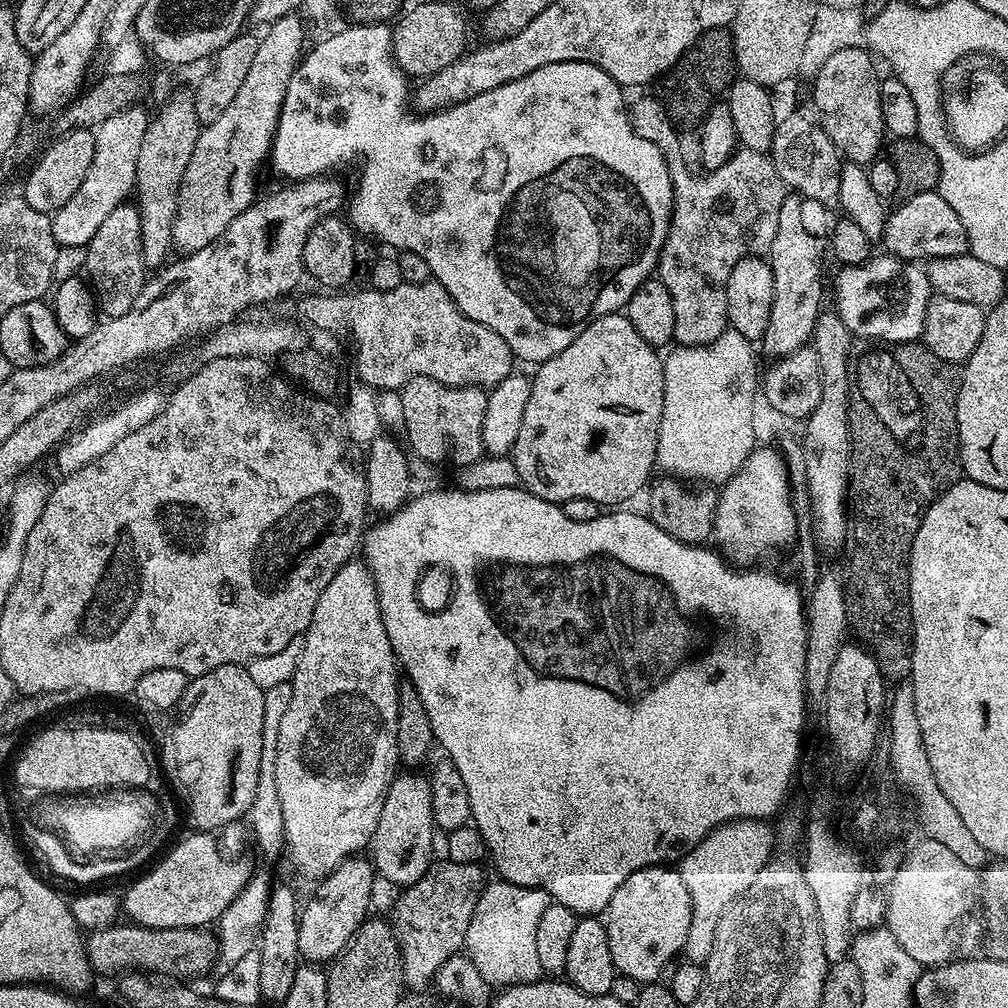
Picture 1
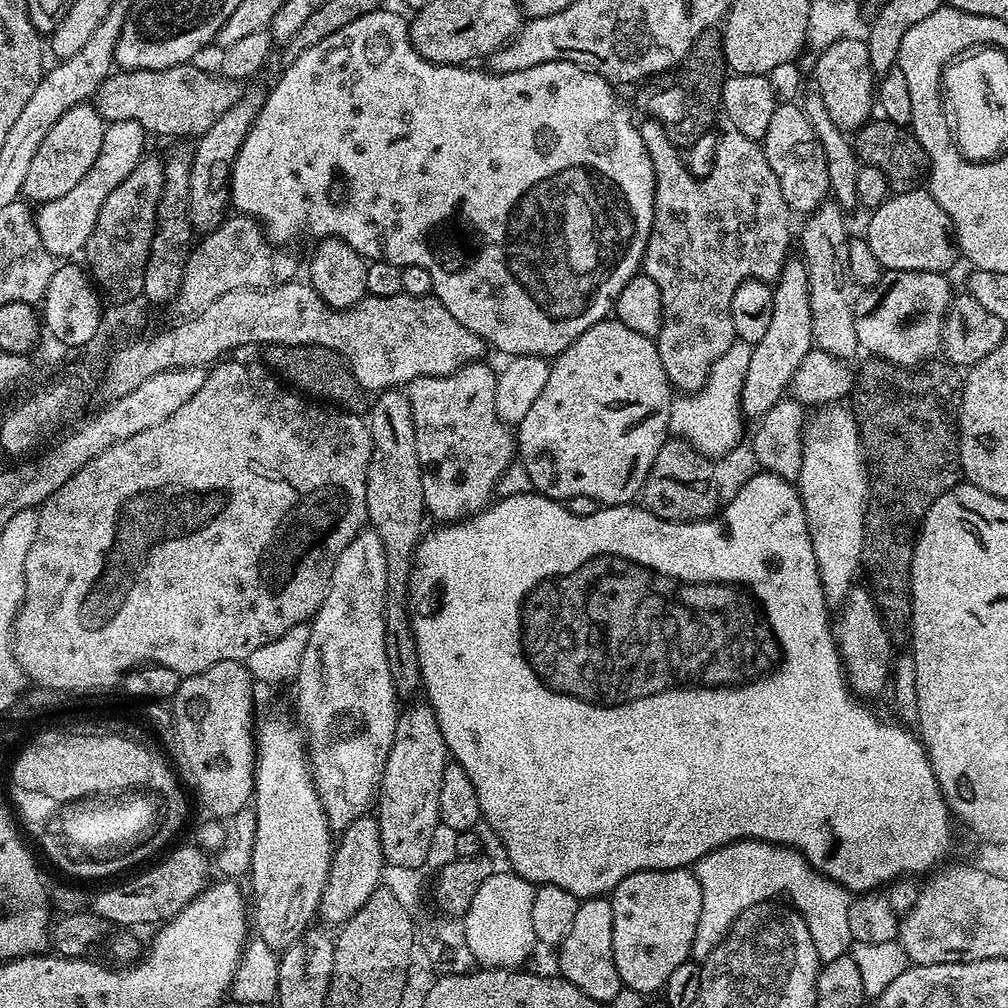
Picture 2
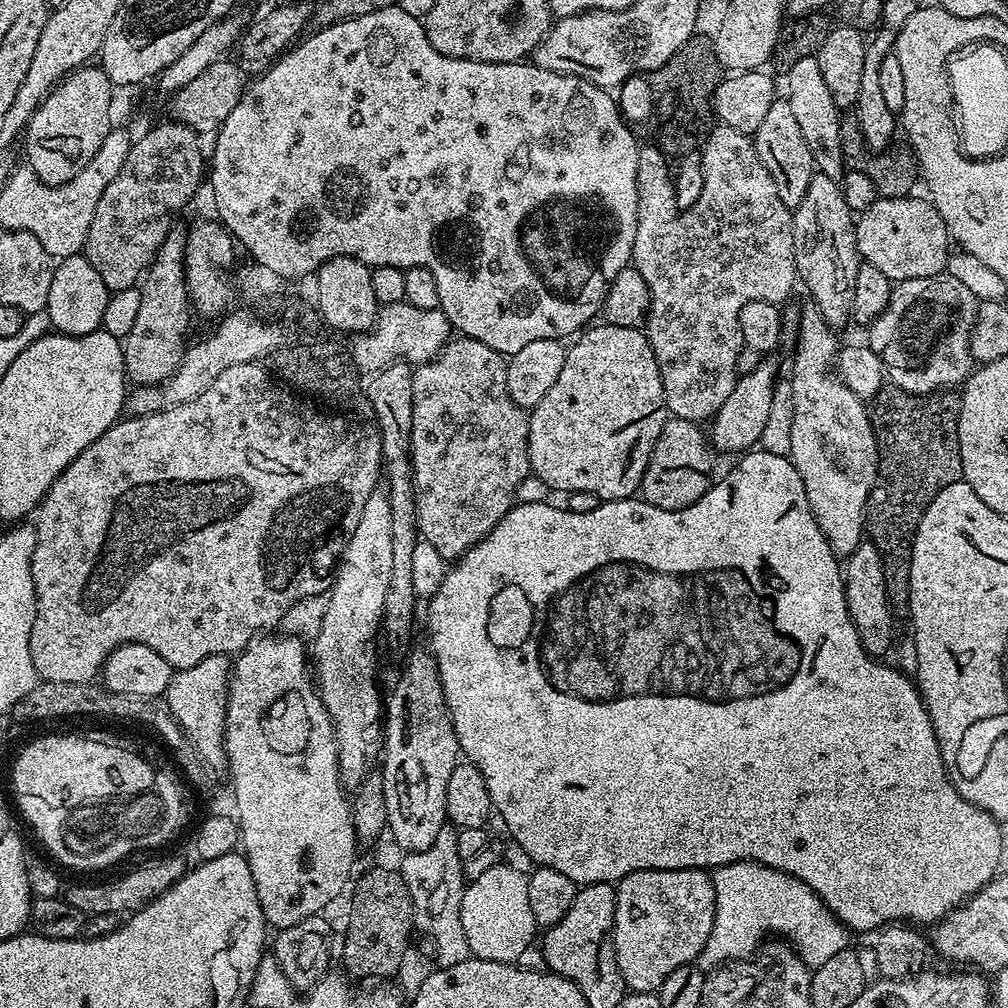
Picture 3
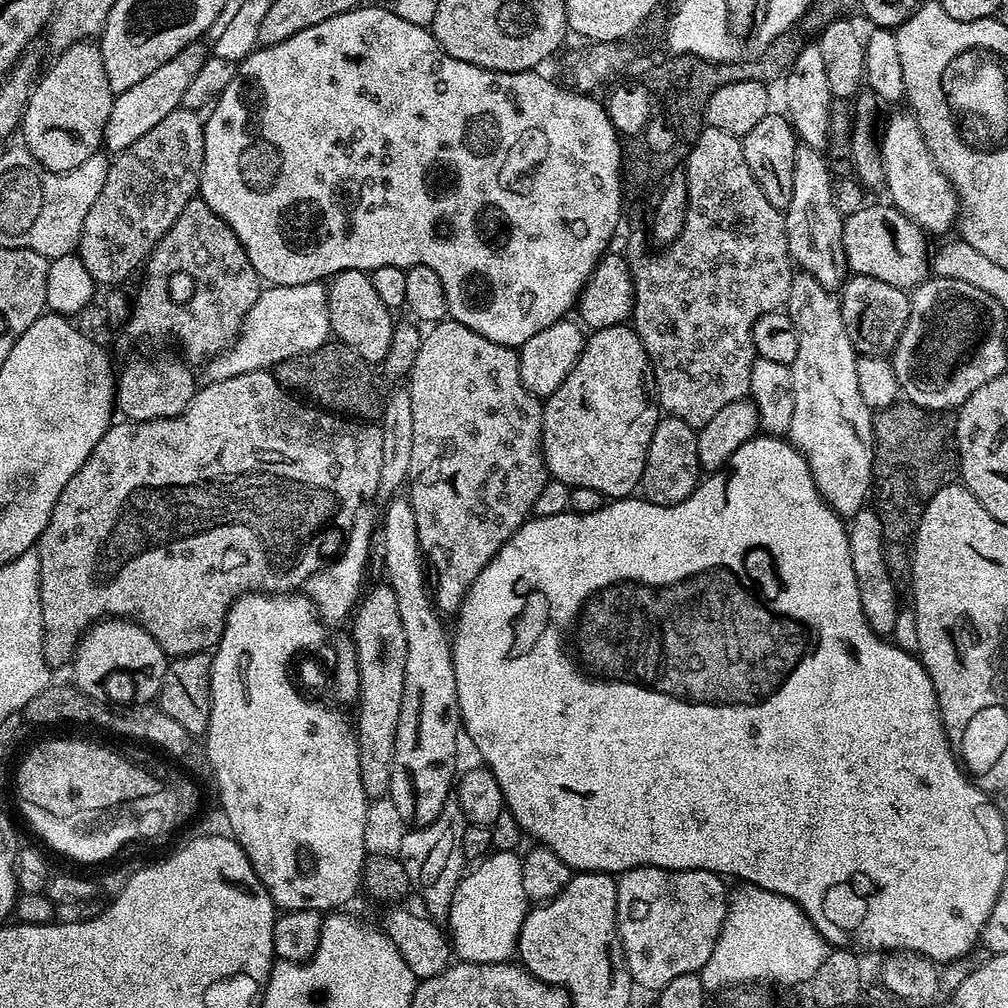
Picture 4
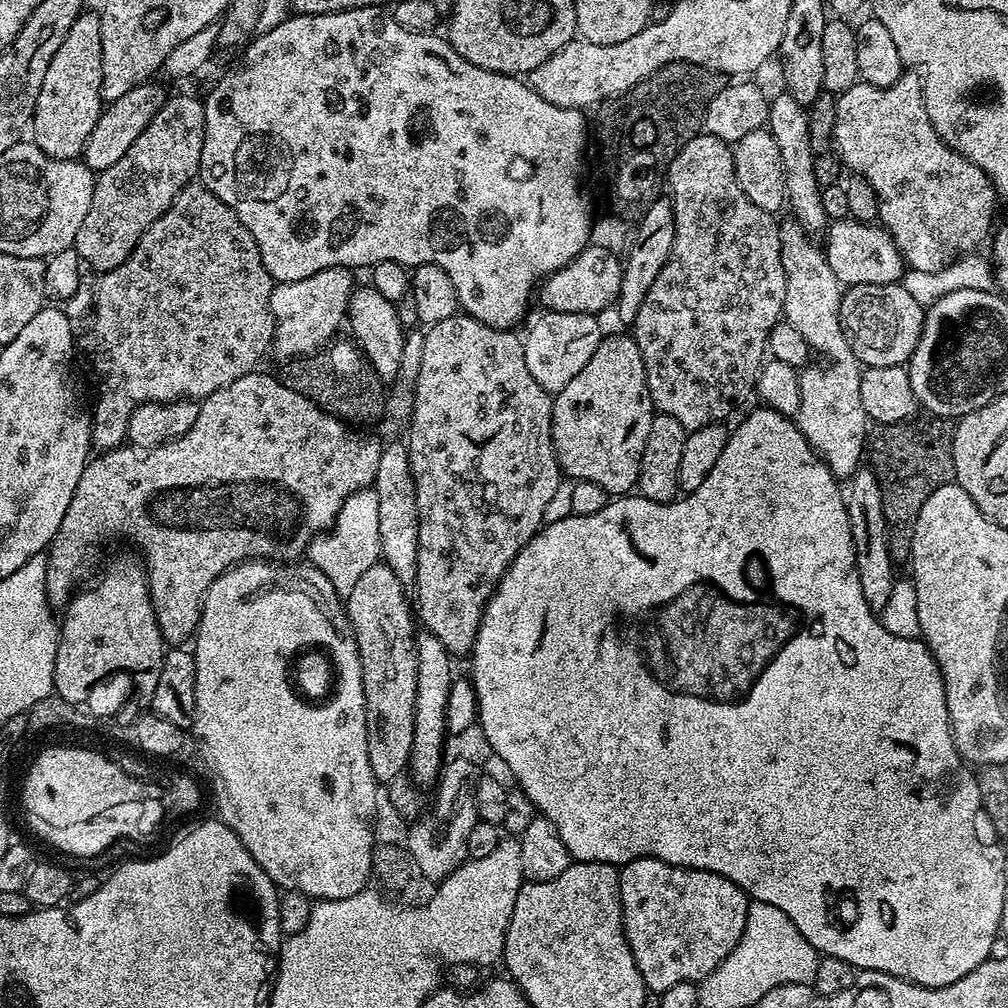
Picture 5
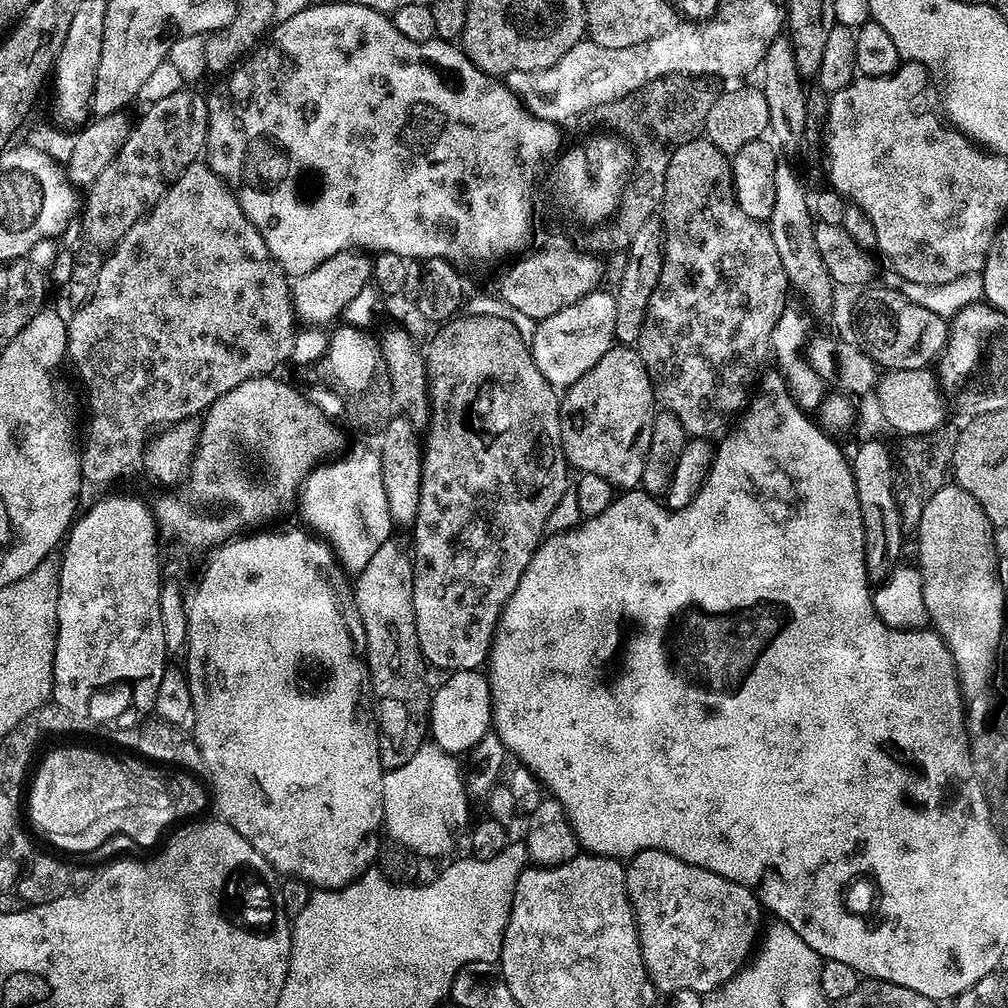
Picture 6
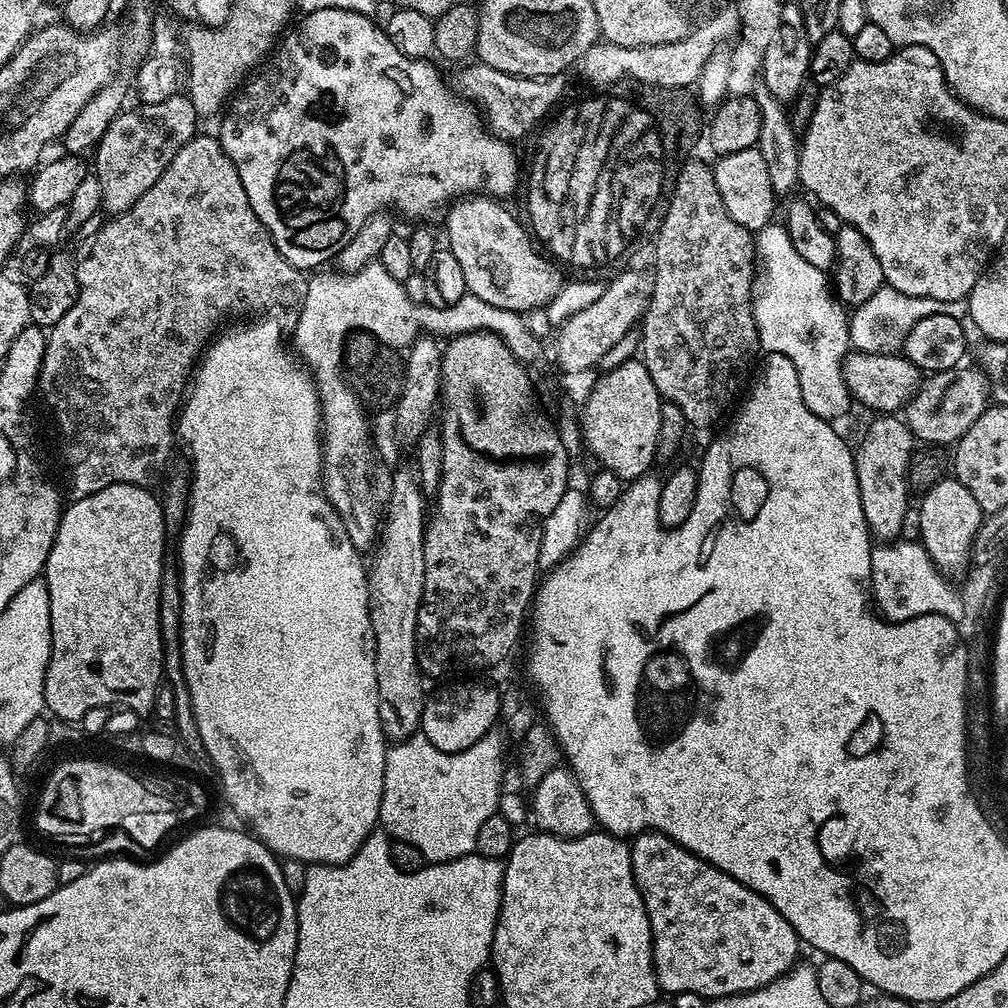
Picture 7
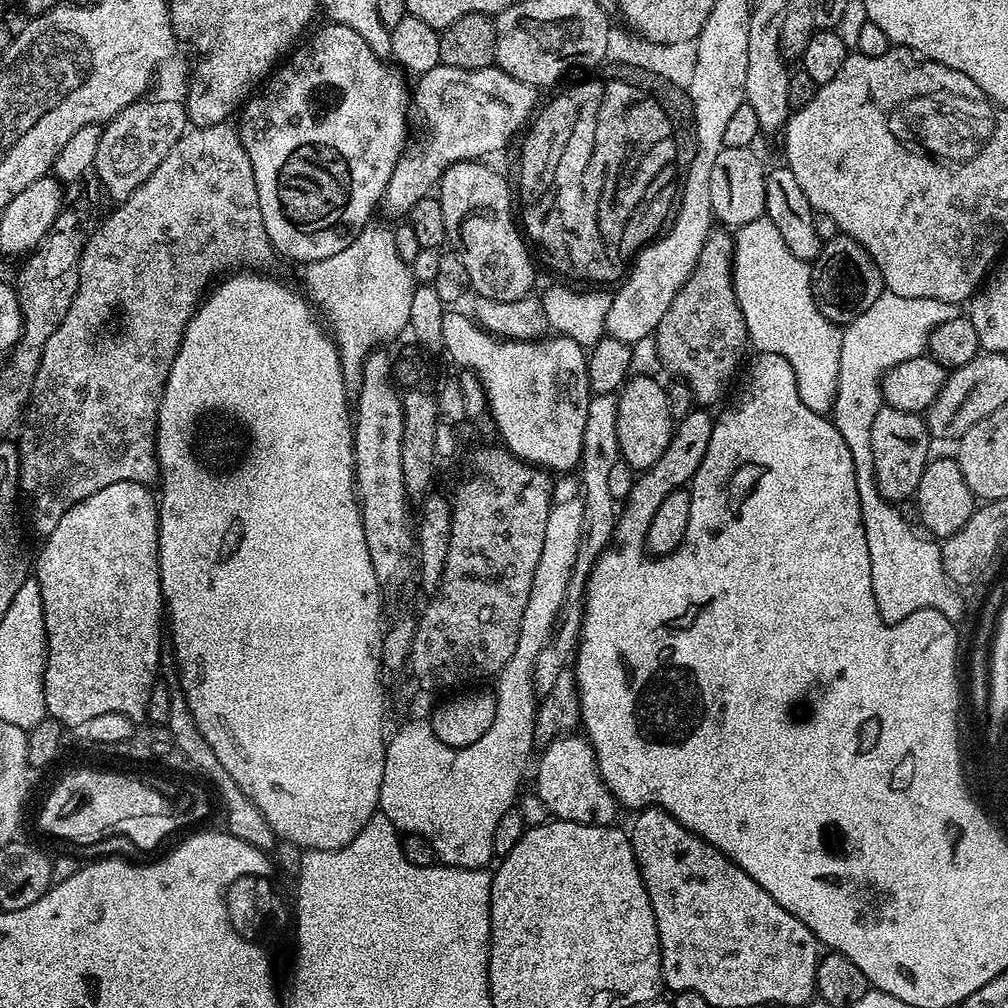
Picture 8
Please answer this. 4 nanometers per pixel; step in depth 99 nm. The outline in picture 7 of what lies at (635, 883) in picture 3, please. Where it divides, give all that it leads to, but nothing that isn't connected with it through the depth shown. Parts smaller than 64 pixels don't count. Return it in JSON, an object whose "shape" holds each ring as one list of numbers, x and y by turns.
{"shape":[[641,832,631,841,630,847,632,849,632,873,636,879,642,902,646,906,646,914,650,918,652,965,656,971,656,983,663,991,665,988,668,994,693,992,694,994,702,994,706,998,733,996,739,992,753,992,766,986,771,980,785,976,797,963,798,957,796,955,799,954,800,948,802,949,802,941,796,935,794,926,790,926,790,922,786,922,786,918,782,918,782,914,778,914,778,910,774,910,774,906,770,906,770,902,766,902,766,898,762,898,754,890,742,886,742,882,730,878,730,874,718,870,714,865,695,856,690,850,678,846,678,842,674,842,669,836,663,836,661,832]]}

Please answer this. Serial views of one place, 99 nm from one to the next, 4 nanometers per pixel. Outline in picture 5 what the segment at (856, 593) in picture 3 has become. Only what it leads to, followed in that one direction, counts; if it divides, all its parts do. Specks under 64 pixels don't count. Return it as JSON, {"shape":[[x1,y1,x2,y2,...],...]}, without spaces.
{"shape":[[864,466,851,477,846,488,846,503,852,541,856,544,856,569,858,582,862,582,862,598,866,598,866,606,874,613,880,613,890,602,890,590,894,590,898,579,895,572,892,553,888,551,888,523,884,517,882,490,871,467]]}

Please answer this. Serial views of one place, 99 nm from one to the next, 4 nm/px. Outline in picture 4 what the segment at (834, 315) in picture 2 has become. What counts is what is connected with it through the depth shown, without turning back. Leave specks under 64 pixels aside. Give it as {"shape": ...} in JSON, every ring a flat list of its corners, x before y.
{"shape":[[802,142,797,143,794,154,794,194,790,194,790,202,784,212,784,225,788,252,795,267,818,278,818,282,822,282,824,288,839,290,848,279,850,269,842,242,844,217,840,215,838,206,834,206,834,176,833,173,828,173,824,155,821,149,811,148]]}

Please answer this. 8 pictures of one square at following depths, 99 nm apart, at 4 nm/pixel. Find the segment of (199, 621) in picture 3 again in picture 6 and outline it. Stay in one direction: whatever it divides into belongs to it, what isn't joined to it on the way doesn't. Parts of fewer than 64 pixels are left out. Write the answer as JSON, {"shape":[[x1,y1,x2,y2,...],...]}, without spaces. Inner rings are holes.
{"shape":[[271,375,256,376,252,380,234,386,222,398,218,398,208,411,203,413,203,428,200,441,192,459,191,469,186,476,186,484,192,487,192,492,204,503,205,512,192,520,193,528,188,532,188,540,196,548,211,549,221,542,243,533,255,520,264,520,271,510,272,504,288,504,297,499,304,480,312,473,312,469,325,459,331,444,339,442,340,438,332,426,333,421,323,416,313,406,303,391,298,392,280,380,272,380],[236,439,248,444,252,452,260,452,268,444,268,472,260,476,260,480,248,481,246,473,240,469,240,460,236,457]]}

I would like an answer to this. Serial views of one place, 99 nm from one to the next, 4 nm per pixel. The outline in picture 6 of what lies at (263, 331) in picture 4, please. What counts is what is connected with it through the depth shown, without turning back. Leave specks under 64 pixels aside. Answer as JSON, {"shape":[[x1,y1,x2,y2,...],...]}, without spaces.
{"shape":[[356,250,339,252,291,285,293,309,305,325,328,326,324,324,330,323,335,316,339,317,347,304,358,298,363,288,369,287,371,278,372,260,367,255]]}

